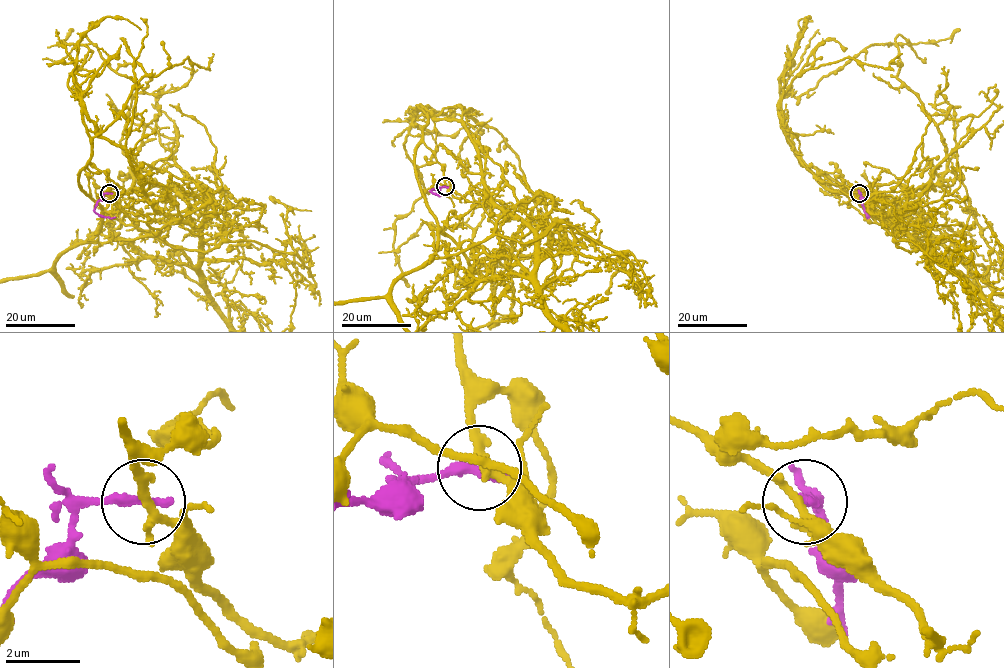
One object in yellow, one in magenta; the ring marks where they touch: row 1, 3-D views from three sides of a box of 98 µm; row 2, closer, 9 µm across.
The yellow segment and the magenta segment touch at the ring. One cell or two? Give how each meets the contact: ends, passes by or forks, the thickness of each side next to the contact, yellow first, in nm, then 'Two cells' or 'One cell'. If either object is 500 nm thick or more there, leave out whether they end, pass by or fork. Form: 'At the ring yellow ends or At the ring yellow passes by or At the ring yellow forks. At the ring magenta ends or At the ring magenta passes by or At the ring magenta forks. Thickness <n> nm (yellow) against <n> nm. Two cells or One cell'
At the ring yellow forks. At the ring magenta ends. Thickness 200 nm (yellow) against 320 nm. Two cells

